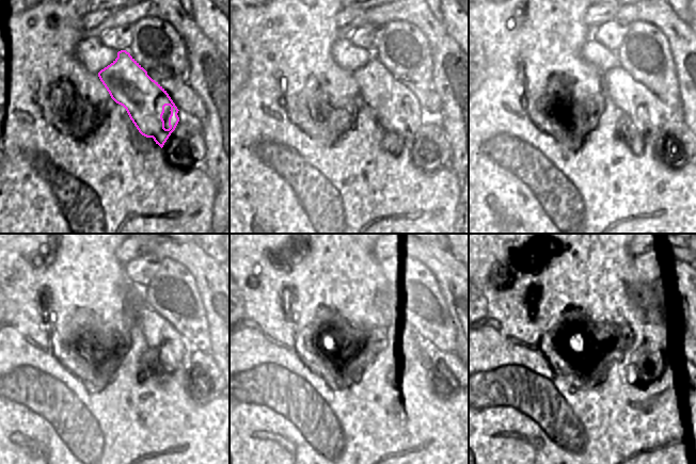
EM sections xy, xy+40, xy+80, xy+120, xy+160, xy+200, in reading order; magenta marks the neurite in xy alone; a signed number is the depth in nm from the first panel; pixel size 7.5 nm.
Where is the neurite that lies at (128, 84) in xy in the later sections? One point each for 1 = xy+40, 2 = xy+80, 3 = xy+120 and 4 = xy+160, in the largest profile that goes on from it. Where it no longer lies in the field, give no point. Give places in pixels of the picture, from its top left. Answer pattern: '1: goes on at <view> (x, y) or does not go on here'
1: goes on at xy+40 (383, 93)
2: goes on at xy+80 (626, 92)
3: goes on at xy+120 (156, 329)
4: goes on at xy+160 (422, 348)

